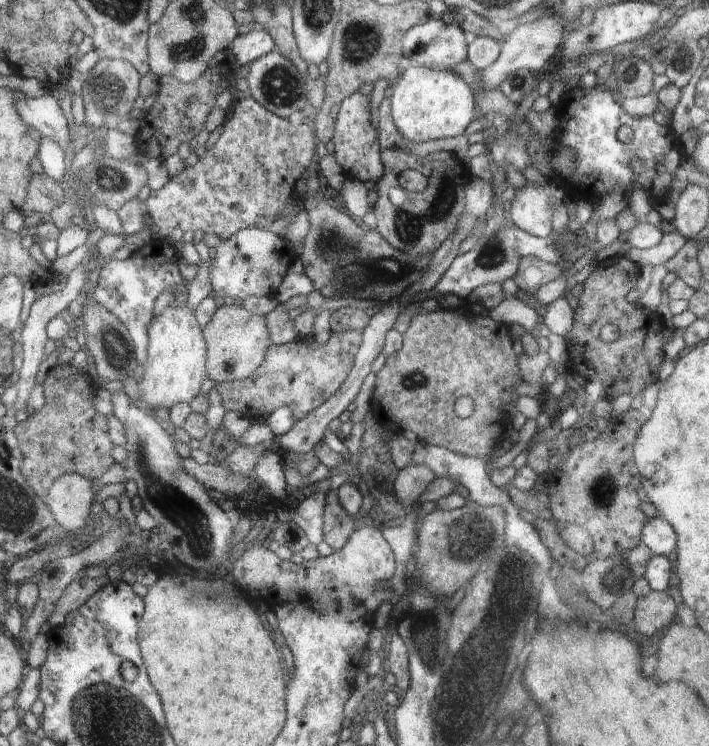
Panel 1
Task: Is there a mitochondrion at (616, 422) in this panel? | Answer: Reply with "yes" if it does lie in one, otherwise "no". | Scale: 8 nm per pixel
no

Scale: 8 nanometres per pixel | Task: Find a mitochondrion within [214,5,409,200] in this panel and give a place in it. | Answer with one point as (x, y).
(360, 40)

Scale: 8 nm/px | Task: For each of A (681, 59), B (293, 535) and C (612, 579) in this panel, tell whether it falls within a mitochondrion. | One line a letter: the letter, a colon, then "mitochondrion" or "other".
A: mitochondrion
B: other
C: mitochondrion

